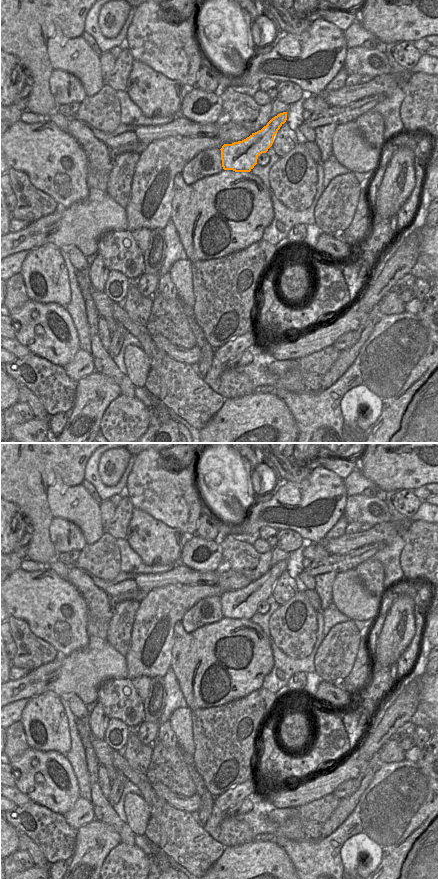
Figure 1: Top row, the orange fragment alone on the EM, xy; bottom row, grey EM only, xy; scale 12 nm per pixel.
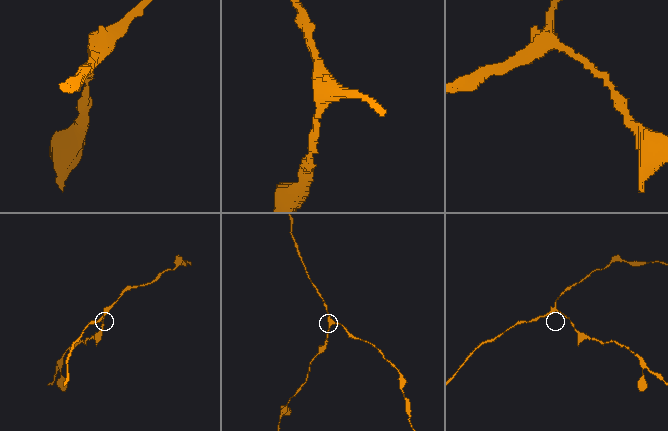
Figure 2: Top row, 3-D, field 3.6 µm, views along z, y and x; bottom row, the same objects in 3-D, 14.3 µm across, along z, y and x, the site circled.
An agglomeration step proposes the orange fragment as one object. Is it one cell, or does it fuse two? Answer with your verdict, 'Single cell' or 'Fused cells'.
Single cell

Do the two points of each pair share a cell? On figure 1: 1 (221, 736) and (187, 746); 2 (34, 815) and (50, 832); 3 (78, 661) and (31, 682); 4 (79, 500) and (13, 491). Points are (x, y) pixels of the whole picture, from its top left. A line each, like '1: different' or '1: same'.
1: different
2: same
3: same
4: different

